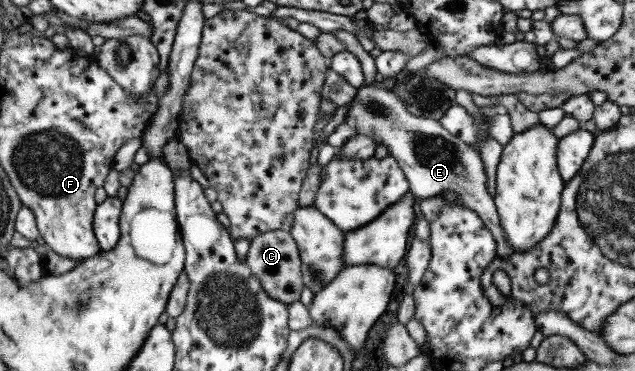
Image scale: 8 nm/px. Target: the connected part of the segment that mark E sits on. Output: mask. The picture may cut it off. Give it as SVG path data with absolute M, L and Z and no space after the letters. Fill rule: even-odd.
M363 84L355 89L357 92L347 104L343 122L334 128L325 142L336 150L352 136L361 133L371 135L373 141L385 146L387 155L397 161L407 179L411 195L420 199L451 195L459 205L471 210L482 220L496 243L497 258L508 258L513 250L505 243L494 202L487 193L487 178L479 152L447 132L438 120L419 118L407 112L401 98L385 88L379 88L379 84Z

